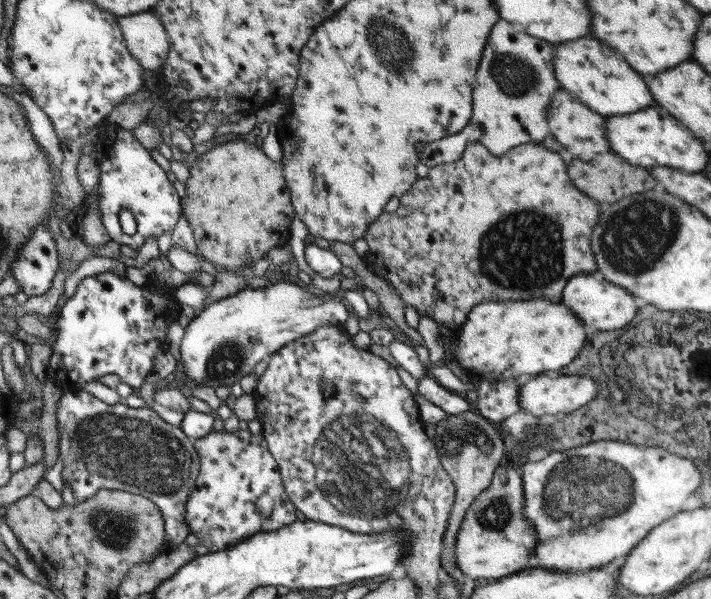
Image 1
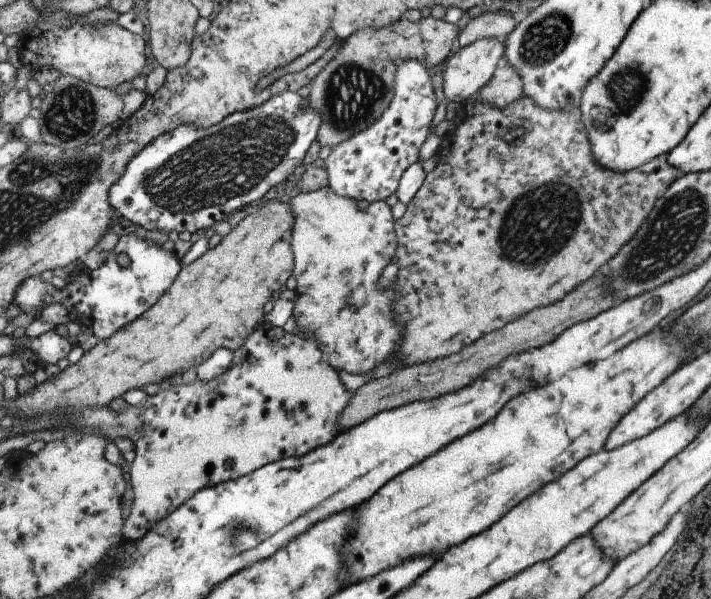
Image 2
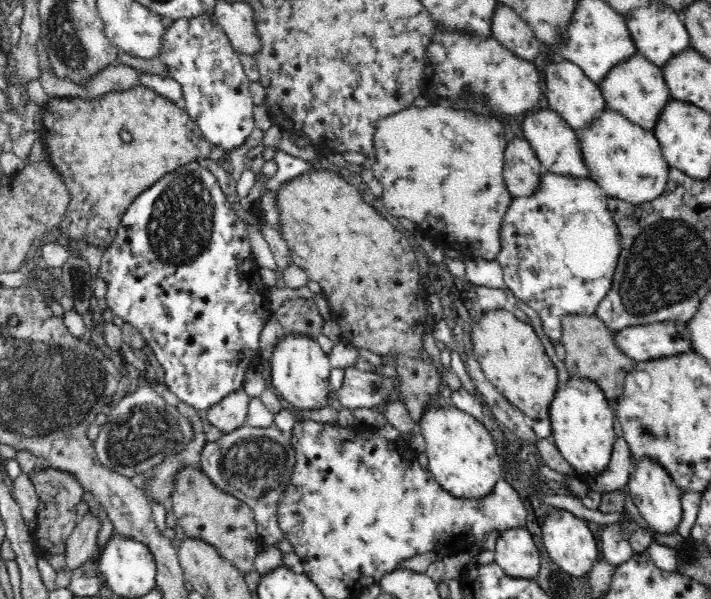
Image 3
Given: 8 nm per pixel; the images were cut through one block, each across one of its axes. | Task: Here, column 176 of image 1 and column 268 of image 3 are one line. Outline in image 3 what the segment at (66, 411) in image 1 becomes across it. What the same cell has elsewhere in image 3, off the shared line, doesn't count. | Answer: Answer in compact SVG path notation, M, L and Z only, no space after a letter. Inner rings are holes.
M244 424L232 432L223 433L214 442L207 442L200 455L199 468L209 480L252 509L264 545L276 545L285 539L278 526L277 508L296 462L290 435L290 431L282 432L275 426L254 428Z

